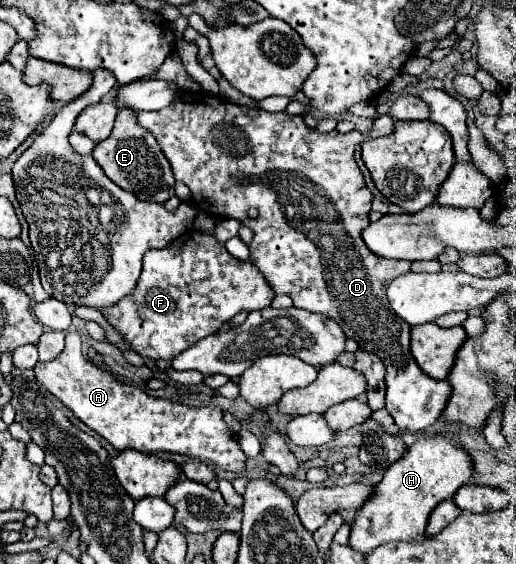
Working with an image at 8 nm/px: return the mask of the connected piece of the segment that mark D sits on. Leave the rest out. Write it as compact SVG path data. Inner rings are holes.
M181 96L177 98L169 108L163 108L159 112L139 112L139 124L143 128L147 128L159 142L163 154L167 156L167 160L171 162L171 168L173 168L173 174L175 174L175 180L177 182L183 182L189 186L189 190L193 192L193 202L195 204L201 204L199 210L201 212L207 212L211 216L223 216L223 218L237 218L241 220L245 226L249 226L253 232L255 232L255 246L251 246L251 256L253 256L253 264L263 272L263 276L267 278L267 282L271 284L273 292L275 294L287 294L291 300L293 300L293 306L295 308L301 308L301 310L309 310L309 312L319 312L323 316L329 316L331 320L335 320L347 338L353 338L359 348L365 348L367 352L373 352L381 358L381 362L385 364L387 368L387 400L385 400L385 408L389 410L389 414L393 416L395 424L403 430L425 430L427 426L431 426L437 418L441 418L443 410L447 408L449 404L449 396L453 392L451 384L449 382L441 382L441 380L435 380L431 376L427 376L419 366L417 362L413 360L413 354L411 354L411 326L397 320L395 312L389 308L389 302L385 298L385 288L387 284L397 278L399 274L405 274L409 272L409 262L405 264L403 260L387 260L387 258L379 258L375 256L363 242L361 238L361 232L363 228L369 226L369 212L371 212L371 200L373 200L373 194L369 192L367 184L365 184L365 178L355 162L355 146L363 142L363 134L359 130L351 130L347 134L341 134L337 130L333 132L327 132L327 134L321 134L317 132L315 128L307 128L305 122L303 122L303 116L289 116L285 112L265 112L265 110L259 110L259 108L245 108L245 106L237 106L237 104L231 104L229 102L229 110L227 110L227 100L225 98L209 98L209 96ZM249 210L257 210L257 218L249 218L247 212Z

